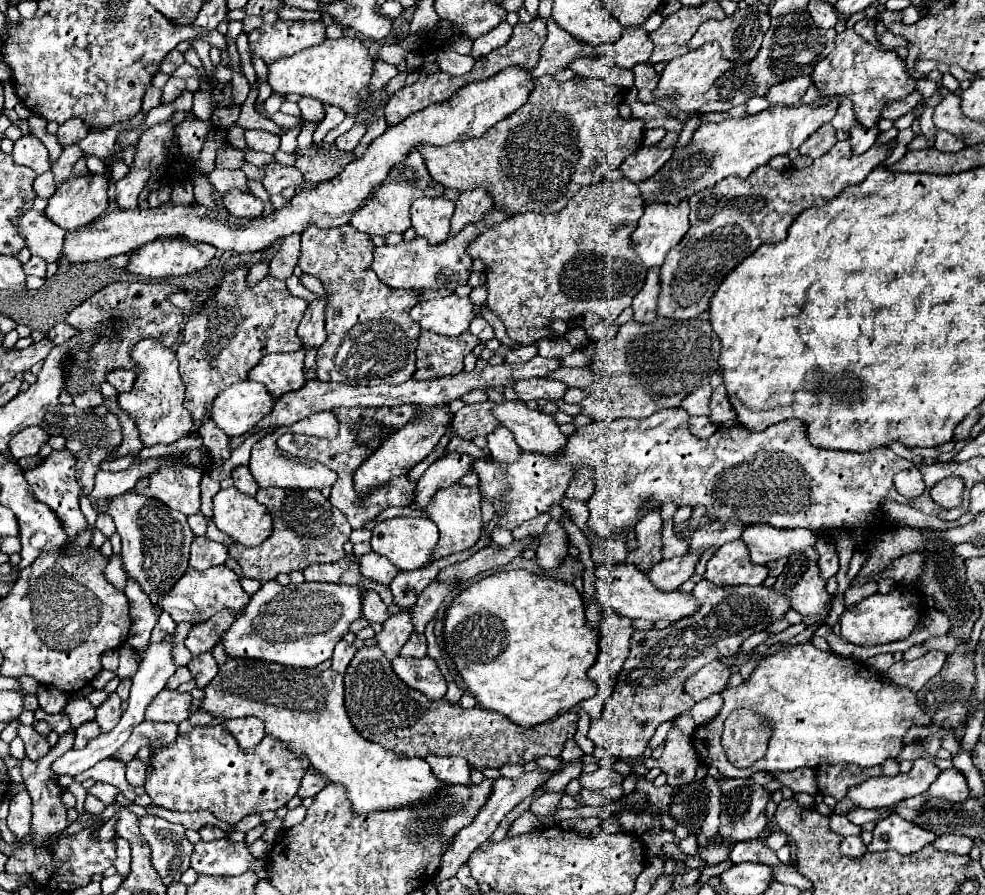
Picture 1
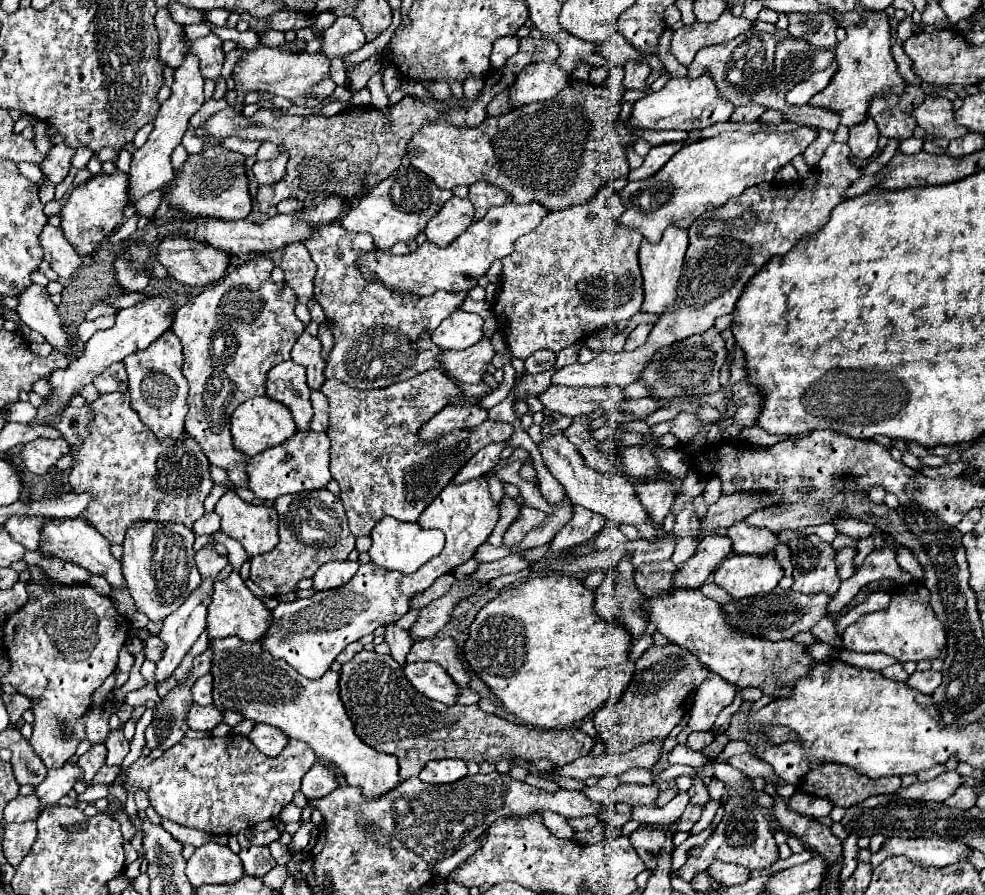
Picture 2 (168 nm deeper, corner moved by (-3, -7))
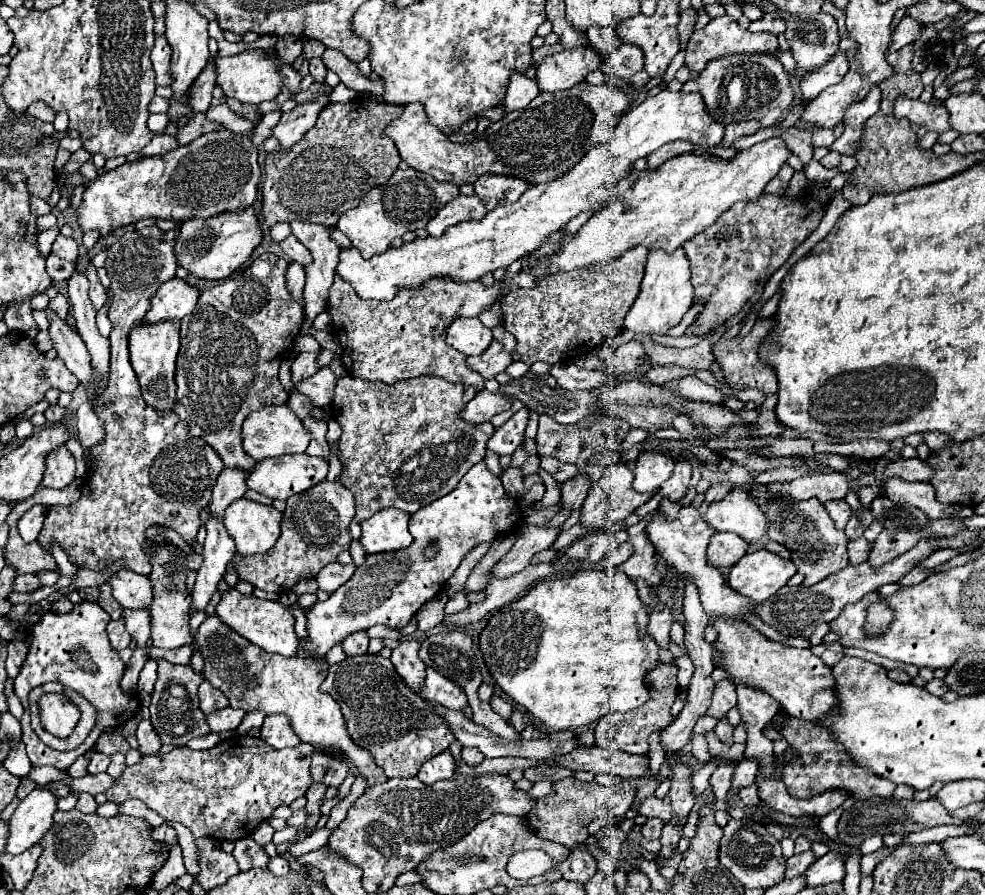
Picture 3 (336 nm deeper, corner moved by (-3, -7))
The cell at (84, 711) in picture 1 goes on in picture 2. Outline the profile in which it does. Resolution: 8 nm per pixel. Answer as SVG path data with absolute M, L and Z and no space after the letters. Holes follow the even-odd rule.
M93 707L91 711L85 713L83 723L85 723L87 739L91 741L91 745L105 743L109 731L111 731L111 727L109 727L109 717L111 717L109 707Z

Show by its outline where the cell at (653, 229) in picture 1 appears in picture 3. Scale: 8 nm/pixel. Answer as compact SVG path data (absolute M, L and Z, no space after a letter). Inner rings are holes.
M681 247L675 253L665 253L661 249L649 251L645 277L641 281L641 293L625 317L625 327L645 335L667 333L669 327L675 327L693 305L693 287L689 283L689 277L689 259Z

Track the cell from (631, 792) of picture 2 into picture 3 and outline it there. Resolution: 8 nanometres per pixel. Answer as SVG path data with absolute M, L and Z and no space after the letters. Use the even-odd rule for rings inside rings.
M651 795L651 797L645 797L643 801L637 803L637 811L645 817L659 817L663 819L665 823L673 817L673 811L671 811L671 805L663 803L659 797Z

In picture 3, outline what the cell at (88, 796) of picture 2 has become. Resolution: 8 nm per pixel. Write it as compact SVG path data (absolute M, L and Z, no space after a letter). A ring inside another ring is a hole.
M241 735L225 739L205 751L175 747L165 755L145 755L139 763L129 765L105 795L115 803L141 799L165 821L183 823L195 839L213 837L219 841L237 841L251 835L279 805L291 805L291 801L305 795L313 783L309 777L313 751L315 747L309 743L277 751L259 737Z

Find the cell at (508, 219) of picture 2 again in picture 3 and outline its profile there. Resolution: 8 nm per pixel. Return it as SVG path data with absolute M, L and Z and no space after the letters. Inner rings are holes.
M663 89L621 117L617 143L593 147L585 153L581 163L561 179L535 185L527 189L517 203L499 203L481 221L453 225L441 237L417 237L411 243L373 255L371 259L363 259L357 249L341 251L337 273L353 285L359 297L379 301L393 299L401 289L423 287L425 281L433 277L449 277L455 283L479 281L499 267L509 267L525 253L533 253L551 231L561 229L581 211L599 211L605 207L605 203L613 199L617 183L631 171L635 159L647 157L661 145L677 139L715 147L723 139L723 127L725 125L707 113L701 93L671 93Z

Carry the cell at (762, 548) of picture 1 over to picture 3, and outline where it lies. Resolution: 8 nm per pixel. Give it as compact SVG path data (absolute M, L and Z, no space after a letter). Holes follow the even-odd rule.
M731 491L723 501L709 505L703 519L713 529L731 531L749 543L759 541L767 533L767 519L747 491Z

